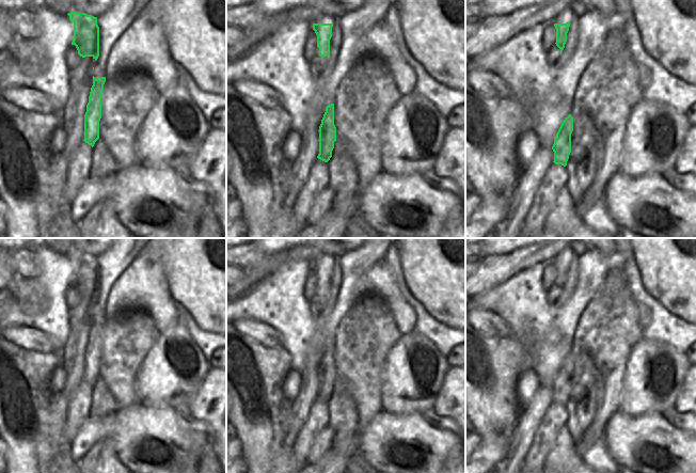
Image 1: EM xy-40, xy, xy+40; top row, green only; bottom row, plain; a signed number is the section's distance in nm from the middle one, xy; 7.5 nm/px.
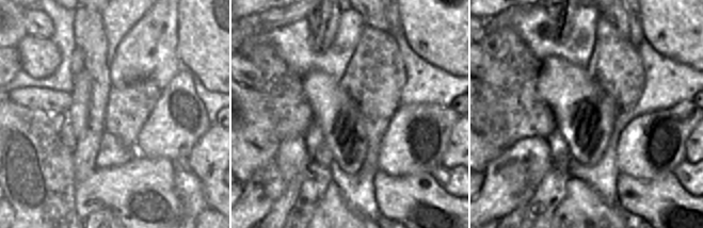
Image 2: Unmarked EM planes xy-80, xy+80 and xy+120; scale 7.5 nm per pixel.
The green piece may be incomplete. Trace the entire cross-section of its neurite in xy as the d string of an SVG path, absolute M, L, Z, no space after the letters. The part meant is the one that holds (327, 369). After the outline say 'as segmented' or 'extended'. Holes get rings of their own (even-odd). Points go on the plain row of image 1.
M334 343L326 346L326 351L319 365L319 393L318 398L328 401L332 396L334 381L336 380L336 366L334 364Z; as segmented

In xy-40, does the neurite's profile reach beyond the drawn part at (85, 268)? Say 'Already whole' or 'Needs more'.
Already whole.

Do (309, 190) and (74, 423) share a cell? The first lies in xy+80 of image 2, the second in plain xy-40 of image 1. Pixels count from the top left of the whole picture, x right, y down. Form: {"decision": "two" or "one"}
{"decision": "one"}

